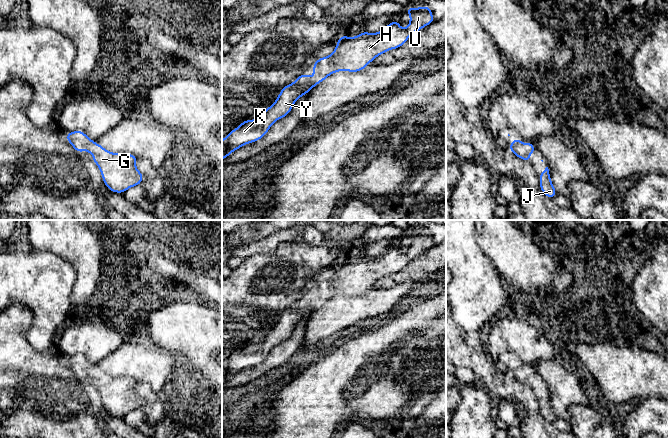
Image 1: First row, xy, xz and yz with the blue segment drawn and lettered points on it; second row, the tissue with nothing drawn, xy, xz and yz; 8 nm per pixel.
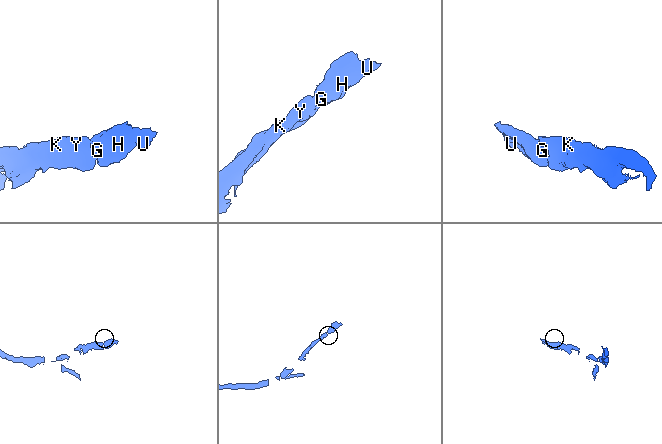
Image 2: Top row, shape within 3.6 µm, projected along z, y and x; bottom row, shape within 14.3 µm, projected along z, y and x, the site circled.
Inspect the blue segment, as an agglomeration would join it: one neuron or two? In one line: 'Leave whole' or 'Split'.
Leave whole

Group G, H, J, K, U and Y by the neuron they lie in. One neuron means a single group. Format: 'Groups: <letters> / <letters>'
Groups: G H J K U Y

